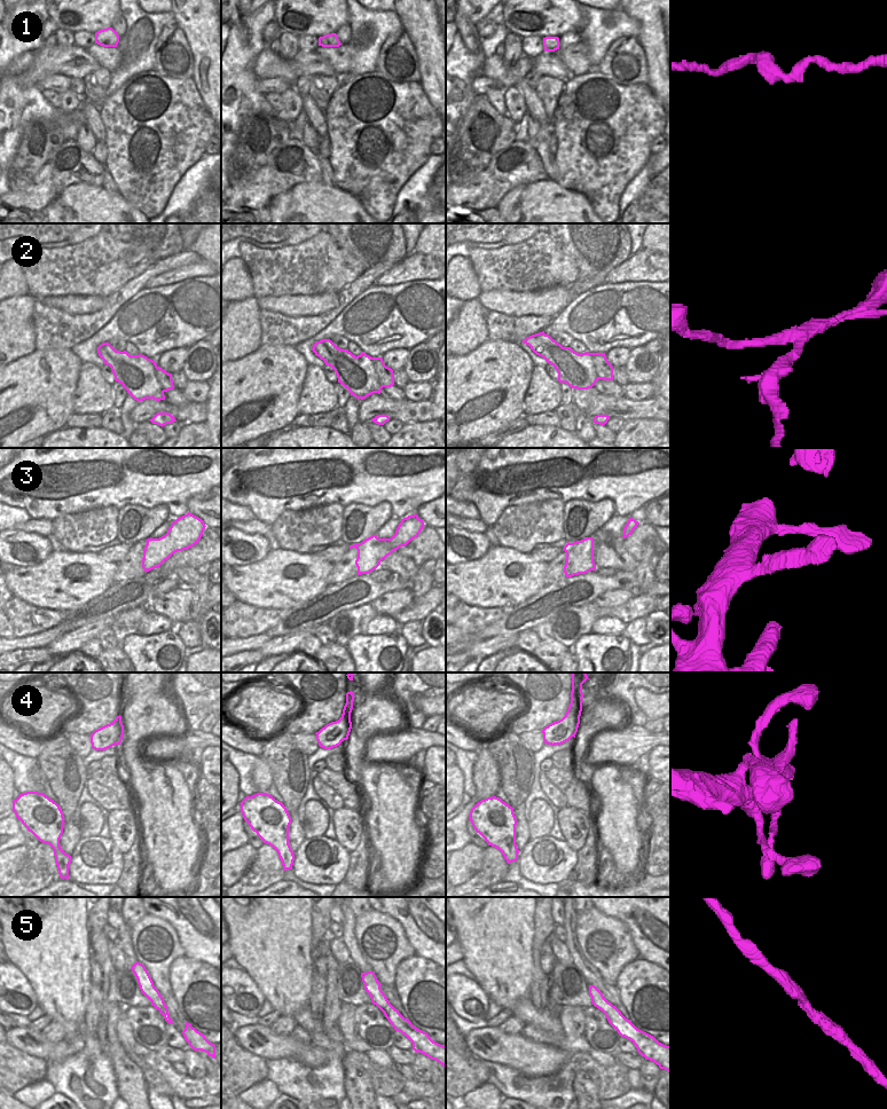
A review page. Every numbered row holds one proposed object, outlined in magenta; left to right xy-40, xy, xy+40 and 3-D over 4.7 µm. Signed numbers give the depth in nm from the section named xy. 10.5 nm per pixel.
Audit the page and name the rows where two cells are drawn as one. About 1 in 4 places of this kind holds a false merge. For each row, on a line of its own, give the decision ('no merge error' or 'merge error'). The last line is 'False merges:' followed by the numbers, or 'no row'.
1: no merge error
2: merge error
3: no merge error
4: no merge error
5: no merge error
False merges: 2

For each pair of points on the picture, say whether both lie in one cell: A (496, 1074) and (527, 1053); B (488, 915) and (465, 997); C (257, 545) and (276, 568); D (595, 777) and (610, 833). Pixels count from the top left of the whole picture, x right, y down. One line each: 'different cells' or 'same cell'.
A: different cells
B: different cells
C: different cells
D: same cell

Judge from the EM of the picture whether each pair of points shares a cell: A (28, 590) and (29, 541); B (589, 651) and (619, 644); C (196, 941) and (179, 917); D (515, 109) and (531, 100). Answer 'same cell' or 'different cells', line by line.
A: different cells
B: same cell
C: same cell
D: different cells

